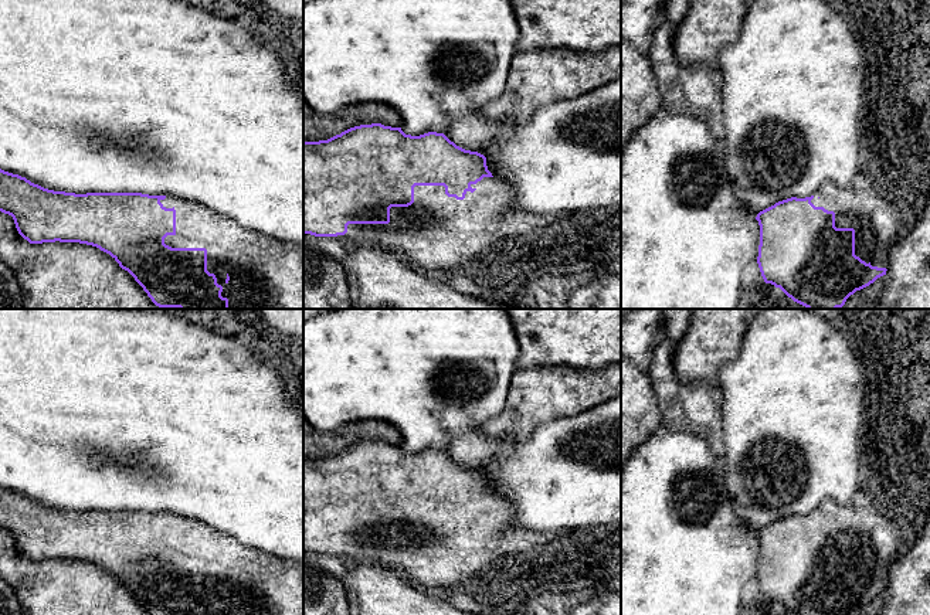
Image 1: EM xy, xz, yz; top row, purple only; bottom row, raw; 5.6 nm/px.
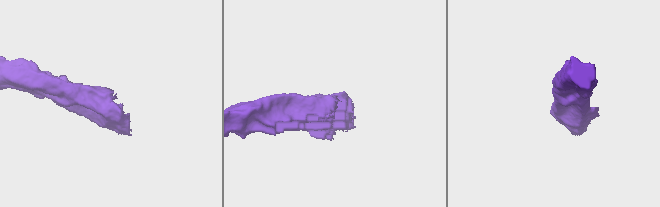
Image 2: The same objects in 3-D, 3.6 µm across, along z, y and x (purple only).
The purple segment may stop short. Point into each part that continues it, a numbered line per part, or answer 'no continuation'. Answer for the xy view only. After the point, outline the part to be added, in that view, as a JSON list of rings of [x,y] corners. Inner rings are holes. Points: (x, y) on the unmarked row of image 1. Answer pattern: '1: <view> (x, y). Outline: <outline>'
1: xy (258, 584). Outline: [[[166,513],[160,517],[163,524],[176,527],[176,551],[167,553],[164,561],[172,565],[206,565],[207,588],[214,591],[217,601],[223,604],[223,615],[303,615],[303,563],[267,554],[250,548],[232,536],[218,531],[204,523],[197,527],[191,519]]]

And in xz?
1: xz (437, 549). Outline: [[[483,495],[476,502],[471,502],[471,504],[475,507],[474,510],[466,509],[464,517],[456,517],[455,514],[448,514],[445,512],[444,503],[415,503],[414,504],[414,520],[408,524],[391,524],[388,541],[349,541],[347,550],[344,553],[337,553],[335,555],[343,558],[346,563],[350,563],[350,564],[366,563],[369,565],[377,565],[379,568],[398,572],[421,588],[424,588],[424,587],[449,587],[449,585],[458,585],[461,582],[465,582],[465,581],[471,580],[474,575],[483,572],[486,568],[492,567],[499,558],[512,555],[512,554],[517,554],[517,553],[530,551],[530,550],[542,546],[543,543],[553,540],[556,536],[567,533],[567,531],[560,531],[557,534],[556,533],[539,533],[539,531],[532,531],[532,530],[525,530],[522,527],[517,527],[513,523],[513,507],[506,500],[500,499],[496,495]]]

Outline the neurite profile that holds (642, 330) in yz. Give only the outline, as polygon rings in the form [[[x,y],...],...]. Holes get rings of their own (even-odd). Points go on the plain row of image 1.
[[[634,309],[621,317],[621,470],[632,451],[661,425],[662,414],[652,381],[652,360],[665,339],[665,322],[659,309]]]

